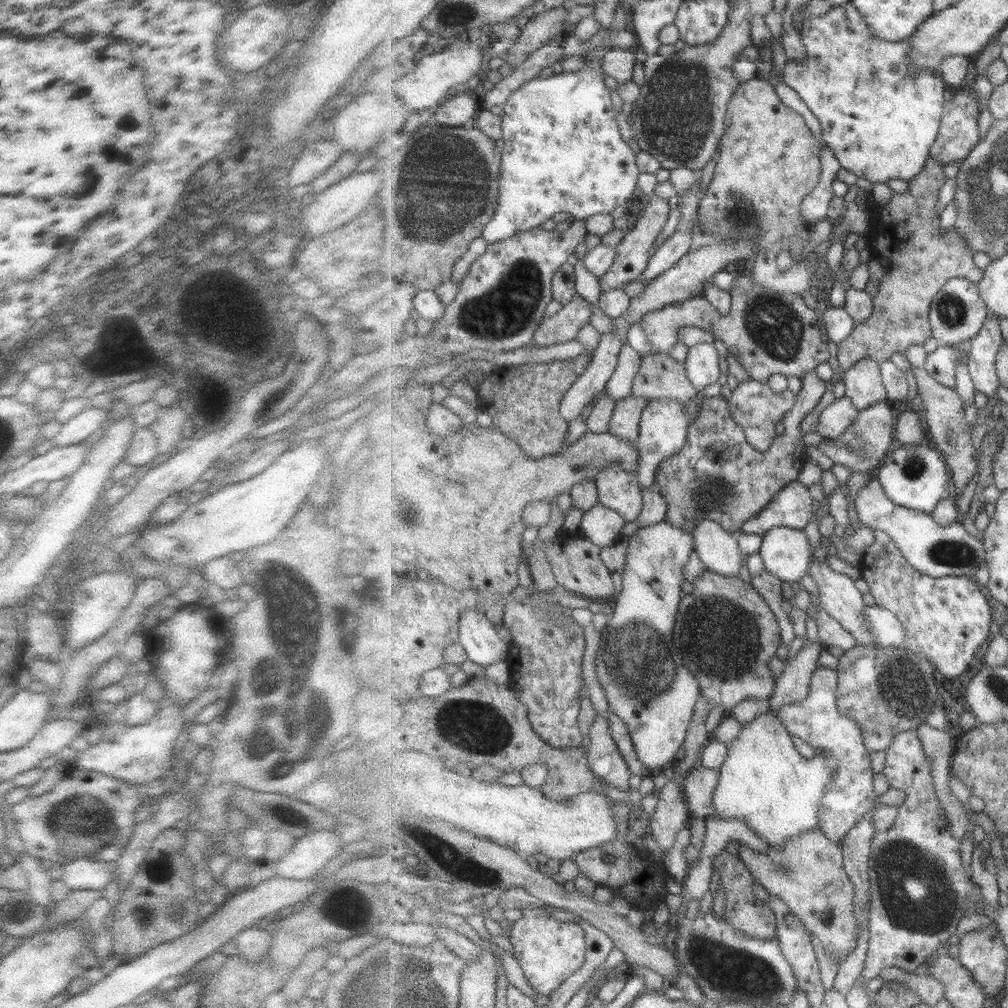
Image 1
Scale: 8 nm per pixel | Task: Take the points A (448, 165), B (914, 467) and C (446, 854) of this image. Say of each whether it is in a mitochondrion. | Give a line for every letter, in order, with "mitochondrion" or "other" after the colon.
A: mitochondrion
B: mitochondrion
C: mitochondrion

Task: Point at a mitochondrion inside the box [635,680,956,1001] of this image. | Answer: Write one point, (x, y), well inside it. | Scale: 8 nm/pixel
(727, 969)

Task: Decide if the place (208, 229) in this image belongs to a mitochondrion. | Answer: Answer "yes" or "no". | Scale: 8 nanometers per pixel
yes

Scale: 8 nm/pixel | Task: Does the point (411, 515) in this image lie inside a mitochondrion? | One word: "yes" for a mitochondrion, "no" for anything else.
yes

